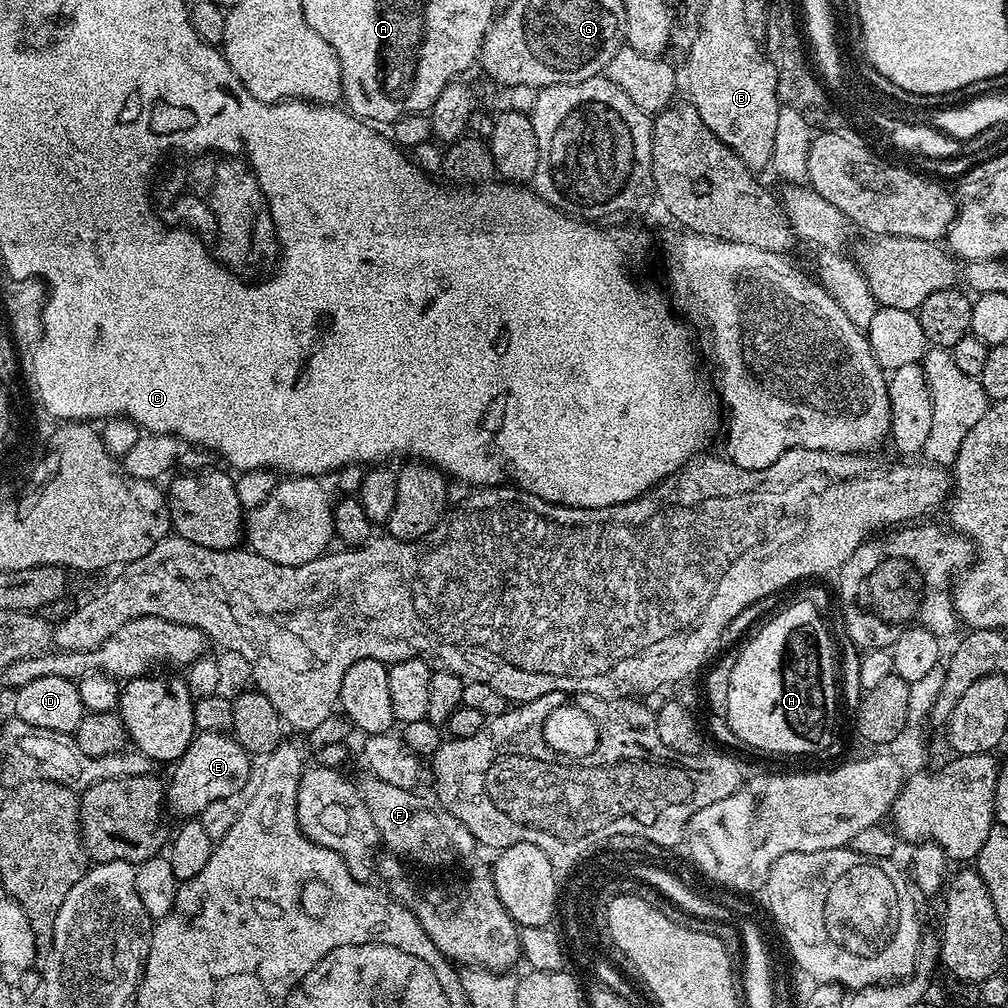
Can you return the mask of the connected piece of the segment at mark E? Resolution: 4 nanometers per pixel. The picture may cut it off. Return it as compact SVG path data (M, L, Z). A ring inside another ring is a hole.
M197 731L190 746L175 761L172 781L166 784L166 804L180 818L199 817L210 802L231 801L248 784L252 776L253 757L231 735L223 732Z

